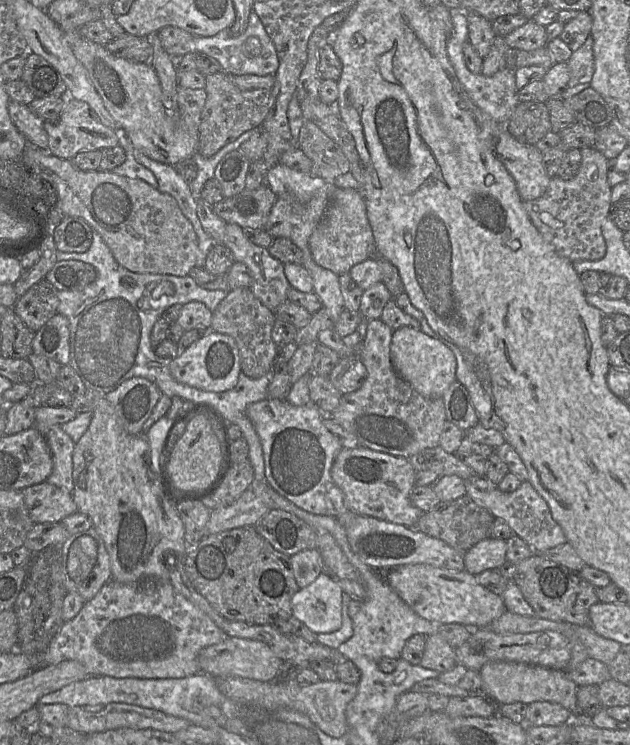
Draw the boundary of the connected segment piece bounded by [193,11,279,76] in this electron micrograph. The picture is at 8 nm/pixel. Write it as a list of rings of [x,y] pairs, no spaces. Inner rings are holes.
[[[254,11],[250,13],[247,28],[241,35],[233,36],[229,29],[224,29],[214,36],[193,37],[193,53],[204,53],[215,58],[228,75],[273,75],[279,67],[275,46]]]

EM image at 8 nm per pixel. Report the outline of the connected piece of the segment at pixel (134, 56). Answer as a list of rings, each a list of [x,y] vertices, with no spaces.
[[[125,32],[105,45],[113,55],[135,62],[150,64],[153,48],[147,37],[139,37]]]

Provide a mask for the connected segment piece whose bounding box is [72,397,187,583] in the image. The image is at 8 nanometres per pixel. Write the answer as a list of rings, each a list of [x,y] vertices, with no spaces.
[[[105,397],[95,400],[89,427],[73,450],[72,497],[78,512],[87,515],[110,557],[111,580],[131,583],[144,577],[170,580],[173,556],[186,556],[184,526],[176,507],[163,496],[152,470],[145,434],[130,435],[119,423]]]

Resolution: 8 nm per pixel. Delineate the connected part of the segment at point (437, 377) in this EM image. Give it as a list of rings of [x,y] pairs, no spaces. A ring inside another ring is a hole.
[[[402,327],[393,332],[390,357],[397,375],[427,398],[440,398],[456,381],[457,360],[452,350],[441,340],[422,331]]]

